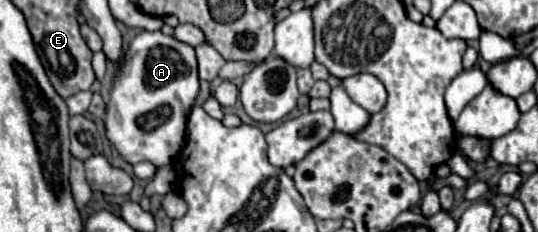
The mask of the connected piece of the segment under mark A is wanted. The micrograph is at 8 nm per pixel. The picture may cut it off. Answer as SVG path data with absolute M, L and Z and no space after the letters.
M163 32L137 34L123 56L119 74L115 76L115 82L111 88L109 112L105 118L107 138L111 140L111 144L115 144L115 148L121 152L121 156L129 164L137 164L145 160L157 168L175 164L175 160L181 156L187 144L187 128L185 128L187 112L191 112L197 92L199 92L197 60L195 60L195 50L189 44L183 44L175 40L173 36L165 36Z

